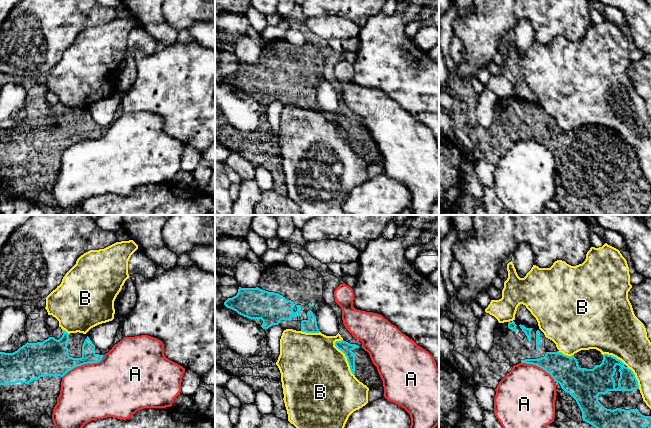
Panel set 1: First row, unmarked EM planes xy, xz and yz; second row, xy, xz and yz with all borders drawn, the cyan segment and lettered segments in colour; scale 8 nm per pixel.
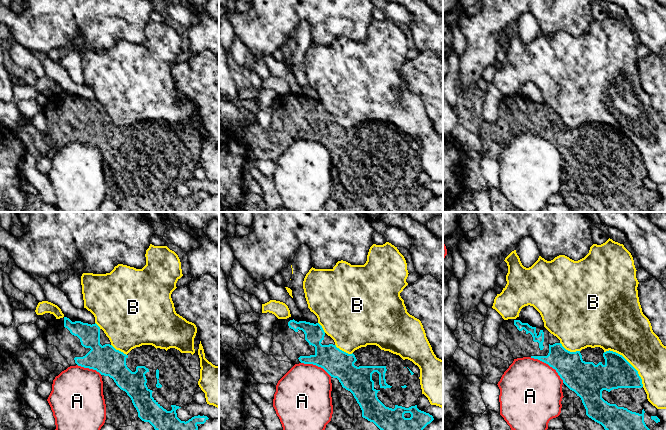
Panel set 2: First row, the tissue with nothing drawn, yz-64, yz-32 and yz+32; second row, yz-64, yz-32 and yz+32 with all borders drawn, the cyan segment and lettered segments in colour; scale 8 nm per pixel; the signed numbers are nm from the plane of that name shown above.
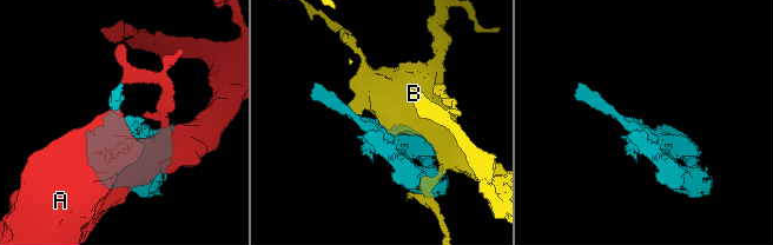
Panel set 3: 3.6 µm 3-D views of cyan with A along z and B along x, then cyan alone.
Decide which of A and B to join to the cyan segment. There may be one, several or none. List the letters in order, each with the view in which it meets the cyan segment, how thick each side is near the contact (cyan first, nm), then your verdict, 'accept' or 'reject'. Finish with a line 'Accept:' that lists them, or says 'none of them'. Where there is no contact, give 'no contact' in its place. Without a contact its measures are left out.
A: meets cyan in xy; 260 nm thick on the cyan side, 460 nm on the other; reject
B: meets cyan in xz; 90 nm thick on the cyan side, 480 nm on the other; reject
Accept: none of them

